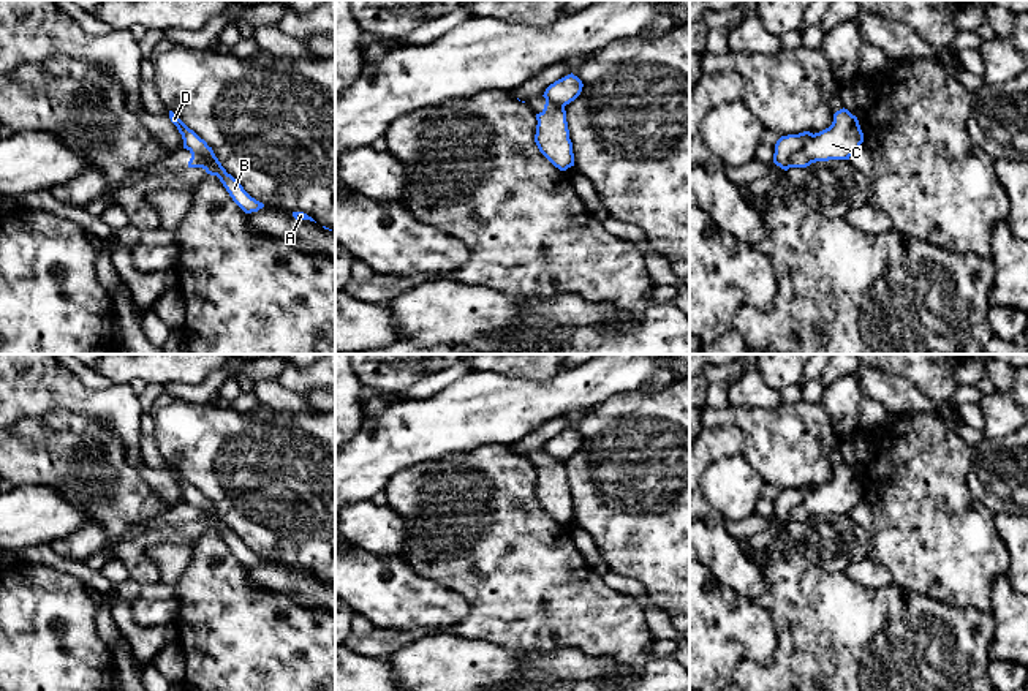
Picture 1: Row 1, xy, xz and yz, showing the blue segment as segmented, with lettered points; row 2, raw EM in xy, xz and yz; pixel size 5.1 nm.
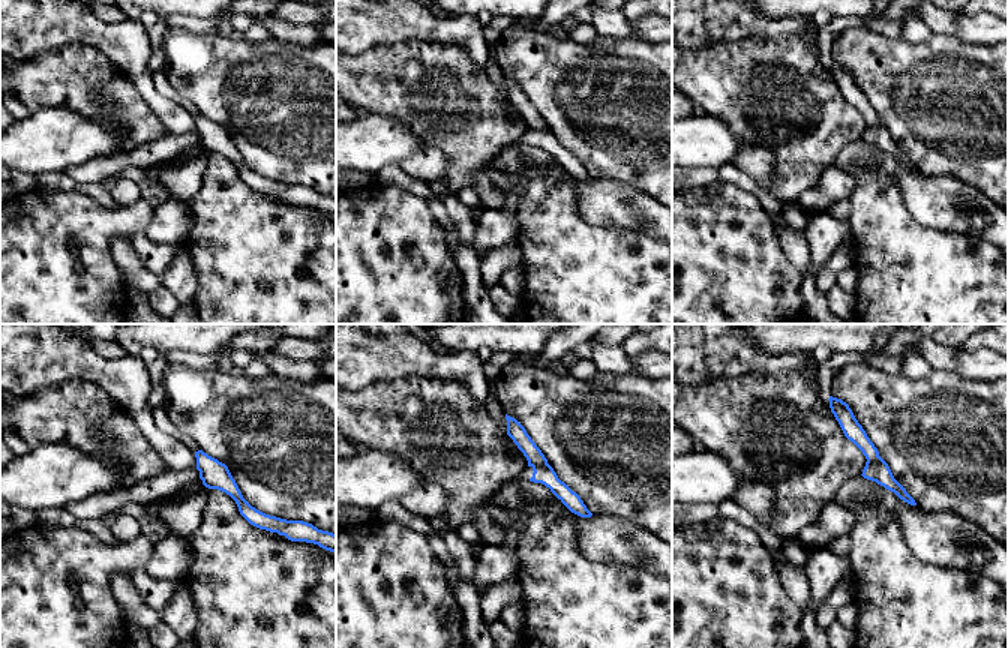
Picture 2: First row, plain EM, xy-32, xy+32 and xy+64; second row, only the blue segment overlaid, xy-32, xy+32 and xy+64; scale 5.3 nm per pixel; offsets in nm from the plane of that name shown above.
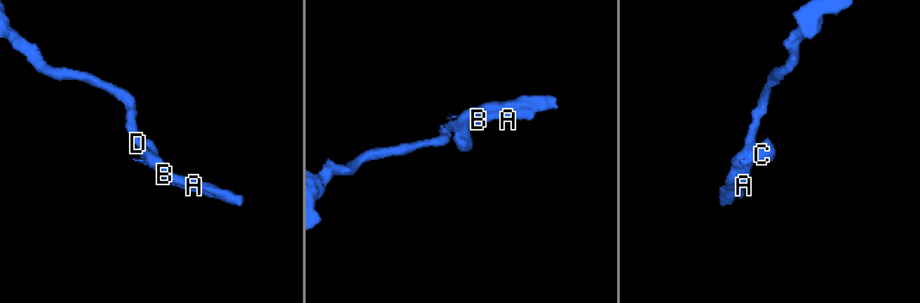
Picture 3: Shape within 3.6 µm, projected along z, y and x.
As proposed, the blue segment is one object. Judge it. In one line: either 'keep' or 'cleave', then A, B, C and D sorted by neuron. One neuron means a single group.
cleave | A B C / D

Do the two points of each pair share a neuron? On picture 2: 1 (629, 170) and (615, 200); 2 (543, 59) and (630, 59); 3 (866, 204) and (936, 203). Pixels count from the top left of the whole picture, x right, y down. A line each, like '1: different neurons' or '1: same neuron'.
1: different neurons
2: same neuron
3: different neurons

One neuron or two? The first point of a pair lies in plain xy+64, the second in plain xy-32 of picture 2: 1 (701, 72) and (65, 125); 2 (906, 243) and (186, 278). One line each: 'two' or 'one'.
1: two
2: two

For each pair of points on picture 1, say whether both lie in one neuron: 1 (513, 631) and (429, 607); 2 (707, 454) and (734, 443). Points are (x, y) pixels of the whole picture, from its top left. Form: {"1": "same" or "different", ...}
{"1": "different", "2": "same"}

